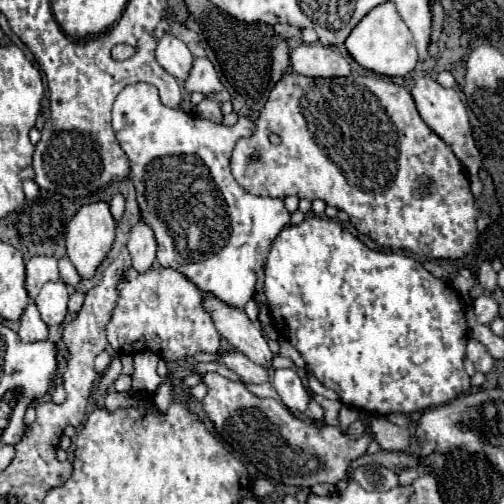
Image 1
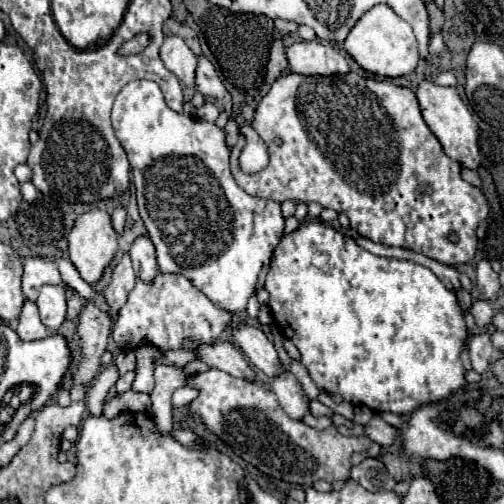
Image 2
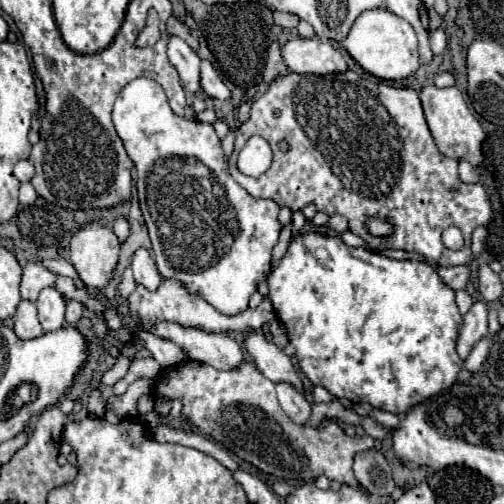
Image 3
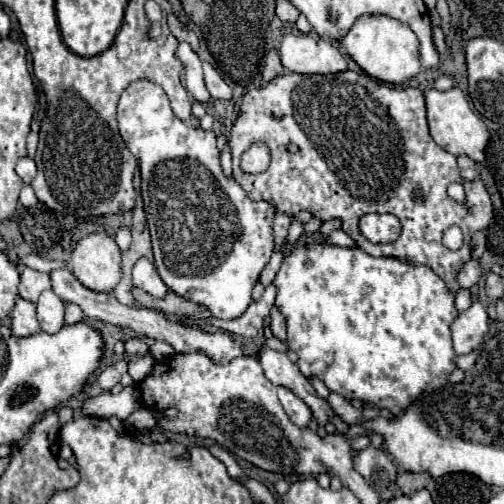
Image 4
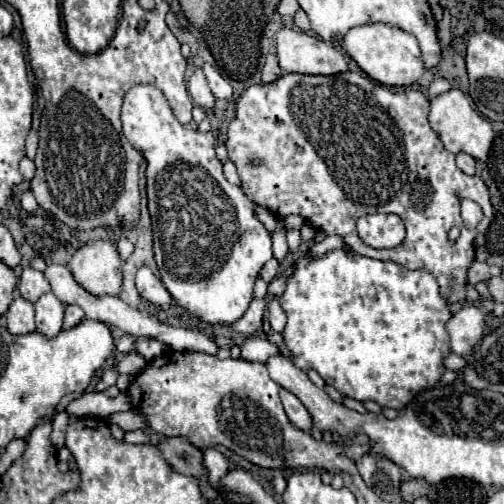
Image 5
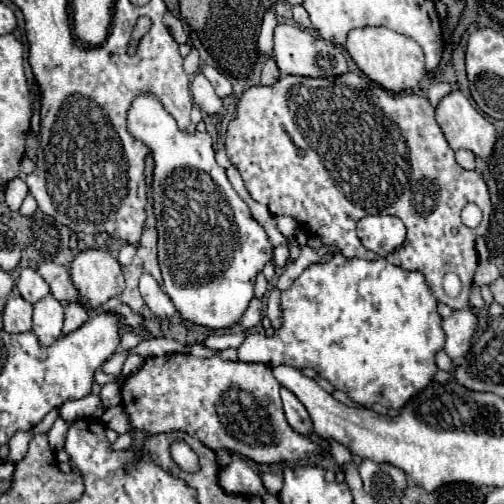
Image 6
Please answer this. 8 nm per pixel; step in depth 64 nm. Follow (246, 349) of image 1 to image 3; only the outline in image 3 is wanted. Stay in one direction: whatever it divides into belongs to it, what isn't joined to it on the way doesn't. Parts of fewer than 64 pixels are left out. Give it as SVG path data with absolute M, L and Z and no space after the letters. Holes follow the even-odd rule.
M252 332L246 338L246 348L258 366L258 370L272 382L286 382L292 384L298 392L304 394L304 384L298 378L296 366L290 362L290 356L286 356L276 344L268 342L260 332Z

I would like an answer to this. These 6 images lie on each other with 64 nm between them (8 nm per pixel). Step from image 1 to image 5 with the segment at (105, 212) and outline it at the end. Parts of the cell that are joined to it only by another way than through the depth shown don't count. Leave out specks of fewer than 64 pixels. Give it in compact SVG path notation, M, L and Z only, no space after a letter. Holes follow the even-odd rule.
M106 240L88 242L74 252L68 268L74 280L90 294L116 296L122 290L122 260Z

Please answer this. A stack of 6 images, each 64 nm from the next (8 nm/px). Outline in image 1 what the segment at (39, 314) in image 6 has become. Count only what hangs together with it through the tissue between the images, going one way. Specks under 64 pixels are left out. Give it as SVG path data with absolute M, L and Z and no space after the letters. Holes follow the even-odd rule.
M48 282L36 296L36 306L48 326L62 326L68 316L68 290L64 282Z

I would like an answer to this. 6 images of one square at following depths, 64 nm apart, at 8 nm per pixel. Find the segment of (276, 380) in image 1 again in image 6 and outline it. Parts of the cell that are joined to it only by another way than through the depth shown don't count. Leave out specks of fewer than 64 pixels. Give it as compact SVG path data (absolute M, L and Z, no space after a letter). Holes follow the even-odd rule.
M280 388L280 396L284 402L284 414L288 424L302 436L308 436L312 432L312 420L304 408L304 404L288 390L288 388Z

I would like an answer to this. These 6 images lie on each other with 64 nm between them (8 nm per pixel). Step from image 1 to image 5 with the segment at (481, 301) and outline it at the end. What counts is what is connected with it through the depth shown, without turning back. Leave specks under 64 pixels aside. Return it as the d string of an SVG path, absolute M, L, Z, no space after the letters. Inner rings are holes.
M464 304L460 312L446 322L450 350L458 356L468 356L484 336L484 314L476 304Z

